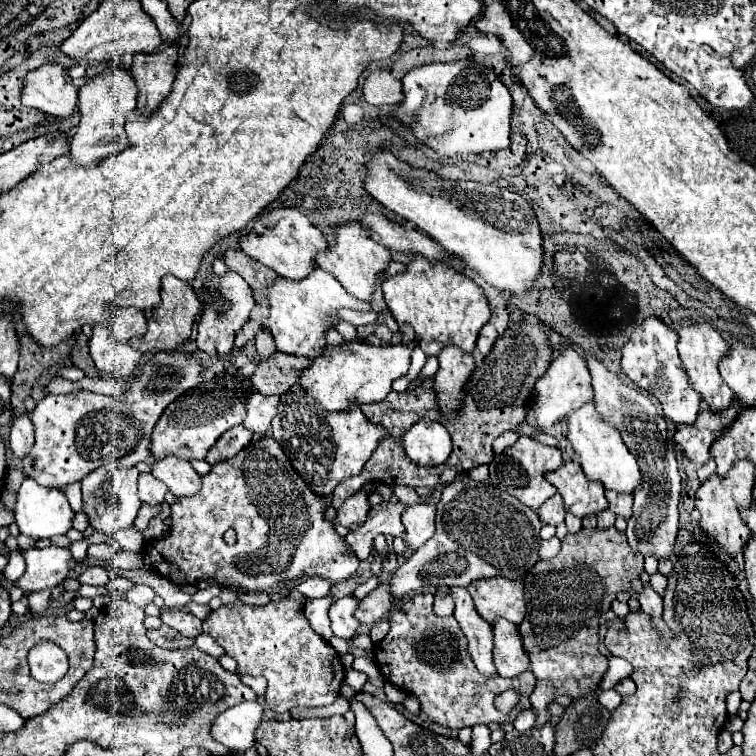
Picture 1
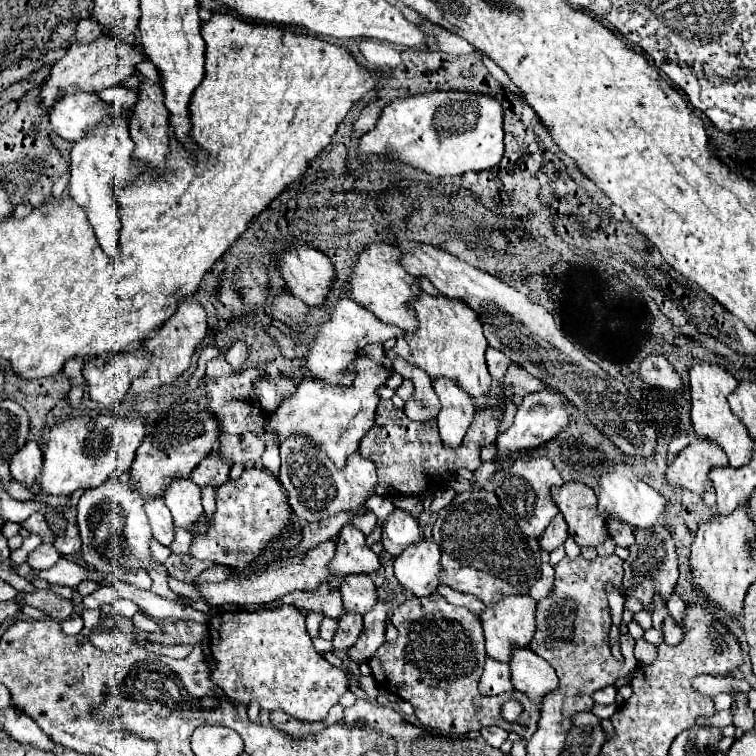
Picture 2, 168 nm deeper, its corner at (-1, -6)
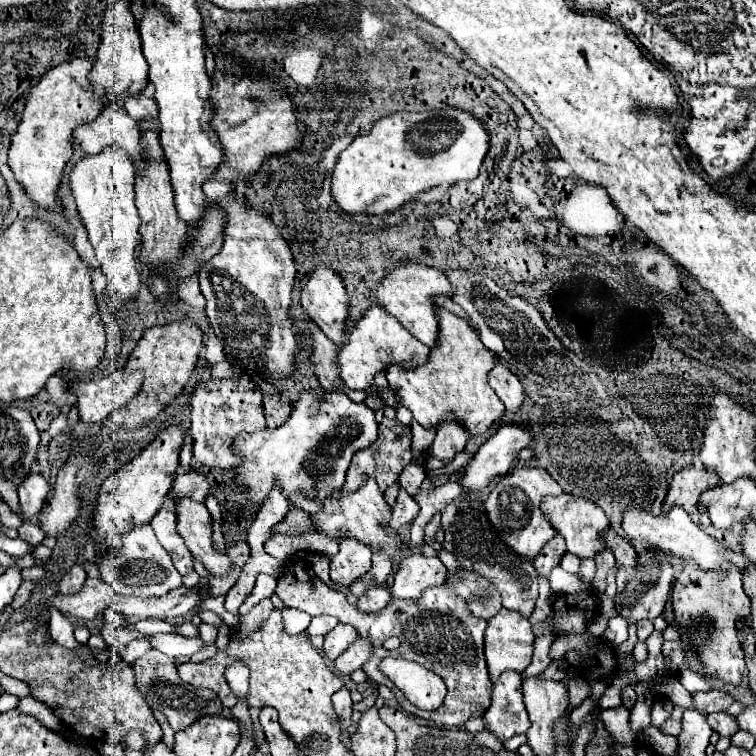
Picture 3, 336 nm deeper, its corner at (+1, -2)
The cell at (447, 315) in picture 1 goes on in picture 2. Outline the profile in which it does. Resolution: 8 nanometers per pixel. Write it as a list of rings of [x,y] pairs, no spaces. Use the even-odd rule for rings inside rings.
[[[426,292],[414,298],[414,302],[410,302],[410,310],[416,312],[418,330],[404,332],[404,336],[396,340],[396,346],[386,352],[388,358],[402,356],[410,364],[428,372],[430,378],[456,378],[462,390],[466,390],[480,404],[490,392],[490,374],[484,360],[488,342],[482,334],[482,322],[478,322],[474,310],[470,310],[466,302],[458,302],[458,298],[450,300],[442,294],[432,296]]]

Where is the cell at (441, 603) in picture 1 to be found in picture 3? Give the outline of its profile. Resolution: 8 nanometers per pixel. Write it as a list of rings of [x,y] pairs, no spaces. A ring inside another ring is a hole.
[[[406,556],[394,574],[392,596],[402,600],[418,600],[430,586],[446,582],[446,566],[438,556]]]

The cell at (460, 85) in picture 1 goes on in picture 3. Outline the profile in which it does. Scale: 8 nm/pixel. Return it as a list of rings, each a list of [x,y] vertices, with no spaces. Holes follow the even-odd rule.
[[[456,108],[434,110],[434,112],[398,112],[378,120],[368,134],[356,136],[354,142],[338,154],[338,162],[332,170],[330,194],[332,200],[346,214],[376,214],[396,212],[408,198],[430,190],[432,186],[446,184],[446,180],[474,180],[480,164],[488,152],[490,138],[486,128],[474,116]]]

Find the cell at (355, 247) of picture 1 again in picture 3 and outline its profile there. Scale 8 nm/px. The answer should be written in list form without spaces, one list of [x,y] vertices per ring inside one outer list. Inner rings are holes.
[[[406,262],[400,264],[390,276],[386,276],[380,286],[378,286],[378,302],[380,306],[392,314],[398,322],[404,324],[404,328],[410,330],[412,336],[416,336],[420,342],[424,342],[428,348],[432,348],[438,342],[438,318],[436,318],[436,298],[438,296],[448,296],[452,298],[452,284],[448,282],[446,274],[428,268],[422,264]]]

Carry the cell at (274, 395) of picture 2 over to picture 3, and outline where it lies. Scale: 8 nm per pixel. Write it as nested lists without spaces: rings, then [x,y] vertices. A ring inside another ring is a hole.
[[[266,398],[264,400],[264,412],[266,412],[266,426],[268,428],[278,428],[288,420],[290,404],[284,402],[284,400]]]

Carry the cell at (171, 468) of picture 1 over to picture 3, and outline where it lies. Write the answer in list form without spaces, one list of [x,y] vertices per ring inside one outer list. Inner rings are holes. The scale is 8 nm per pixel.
[[[190,498],[176,500],[178,532],[184,538],[188,550],[204,568],[214,576],[226,576],[232,568],[232,560],[216,550],[212,540],[212,516],[208,508]]]

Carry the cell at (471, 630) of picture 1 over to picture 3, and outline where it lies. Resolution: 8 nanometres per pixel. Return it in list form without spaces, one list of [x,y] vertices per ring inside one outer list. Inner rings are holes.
[[[504,672],[492,690],[492,706],[484,714],[488,730],[500,740],[524,734],[530,726],[528,712],[522,700],[522,678],[516,672]]]

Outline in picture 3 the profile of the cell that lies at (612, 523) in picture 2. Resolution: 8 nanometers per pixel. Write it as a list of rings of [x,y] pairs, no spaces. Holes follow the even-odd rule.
[[[608,530],[604,542],[616,556],[616,570],[636,566],[636,550],[626,538],[620,538],[614,530]]]

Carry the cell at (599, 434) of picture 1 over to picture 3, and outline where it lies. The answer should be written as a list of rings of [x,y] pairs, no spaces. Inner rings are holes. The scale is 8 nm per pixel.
[[[674,508],[668,514],[662,512],[660,516],[652,516],[652,512],[646,512],[646,510],[626,510],[624,520],[622,520],[622,528],[626,530],[628,538],[632,538],[636,544],[654,546],[656,550],[660,550],[668,556],[678,556],[678,558],[684,558],[684,560],[692,560],[708,572],[726,572],[730,568],[736,568],[738,572],[744,574],[752,566],[750,558],[746,558],[742,554],[736,554],[734,550],[726,548],[722,542],[708,536],[682,508]]]

